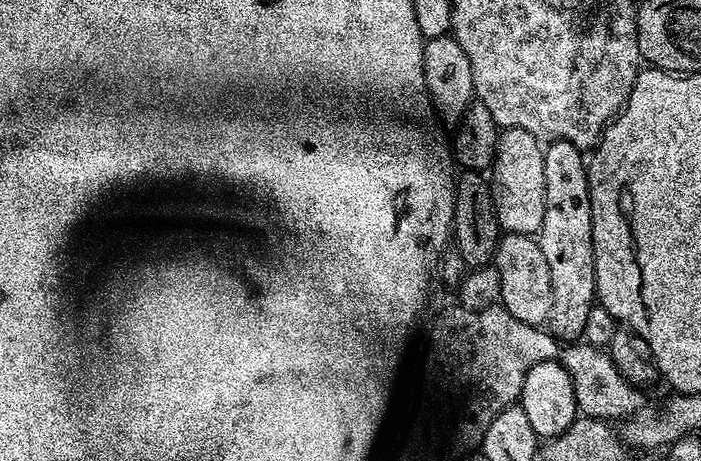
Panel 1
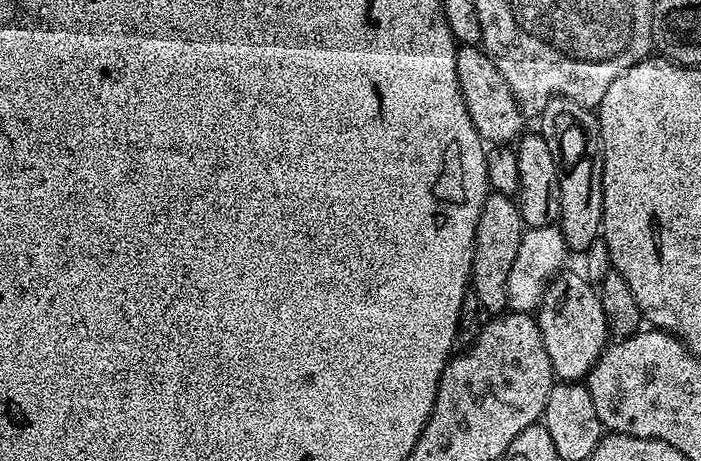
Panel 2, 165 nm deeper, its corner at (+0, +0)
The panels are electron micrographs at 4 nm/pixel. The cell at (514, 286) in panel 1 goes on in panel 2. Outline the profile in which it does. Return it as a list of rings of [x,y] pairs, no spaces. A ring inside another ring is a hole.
[[[565,270],[549,282],[534,319],[552,363],[552,375],[560,382],[583,381],[610,343],[599,291],[579,271]]]

